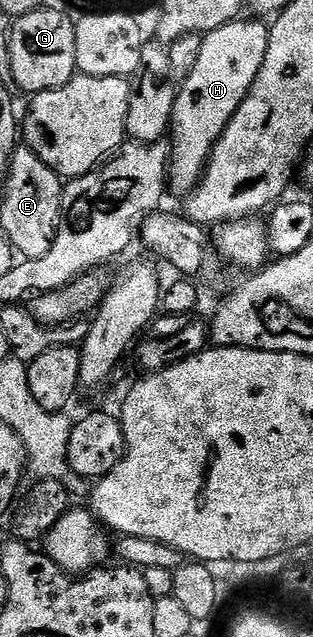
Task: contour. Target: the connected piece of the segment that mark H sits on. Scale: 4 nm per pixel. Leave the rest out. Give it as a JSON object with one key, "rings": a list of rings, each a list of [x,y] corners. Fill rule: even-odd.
{"rings":[[[247,18],[234,19],[215,31],[206,32],[197,62],[178,84],[169,128],[171,164],[167,167],[167,186],[170,194],[186,197],[198,187],[207,169],[211,150],[225,133],[241,101],[245,101],[253,81],[257,81],[261,61],[265,61],[269,27],[258,18]]]}

